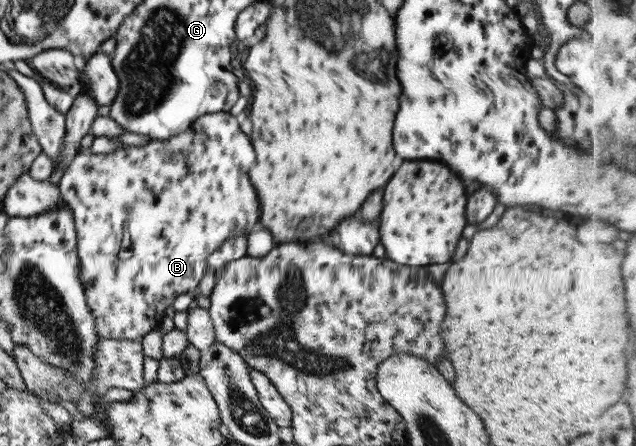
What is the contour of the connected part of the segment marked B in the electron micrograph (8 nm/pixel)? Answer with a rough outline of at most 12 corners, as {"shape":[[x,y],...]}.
{"shape":[[233,115],[57,188],[104,339],[140,341],[258,226]]}

